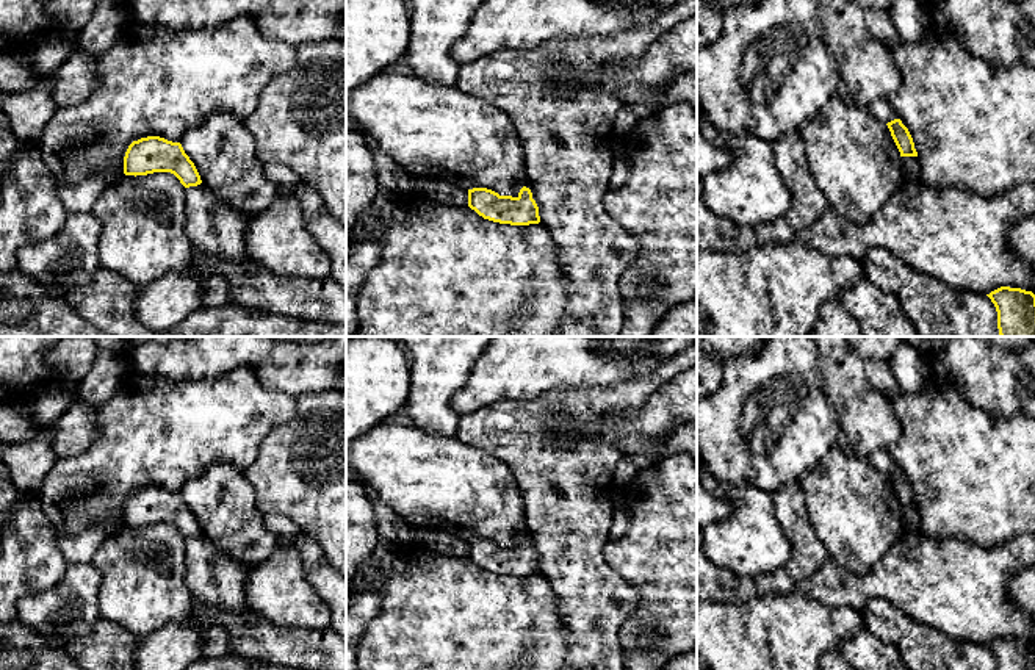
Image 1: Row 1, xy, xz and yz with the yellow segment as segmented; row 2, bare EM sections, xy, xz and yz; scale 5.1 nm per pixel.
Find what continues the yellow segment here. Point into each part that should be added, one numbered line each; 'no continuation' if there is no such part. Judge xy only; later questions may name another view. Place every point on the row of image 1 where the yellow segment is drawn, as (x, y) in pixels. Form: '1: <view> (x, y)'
no continuation

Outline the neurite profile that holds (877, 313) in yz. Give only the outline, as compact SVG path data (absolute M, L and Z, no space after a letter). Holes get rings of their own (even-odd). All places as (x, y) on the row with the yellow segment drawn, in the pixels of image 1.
M866 277L846 288L838 302L856 321L863 337L919 337L897 297Z

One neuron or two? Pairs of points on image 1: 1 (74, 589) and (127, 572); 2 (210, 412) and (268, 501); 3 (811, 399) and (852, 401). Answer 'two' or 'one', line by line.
1: two
2: two
3: two

